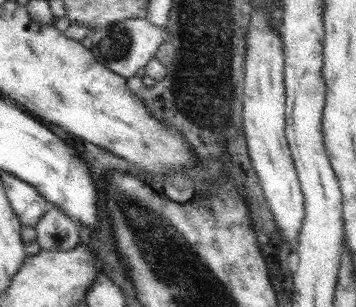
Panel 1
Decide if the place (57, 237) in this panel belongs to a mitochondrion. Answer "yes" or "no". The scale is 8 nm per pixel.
yes

